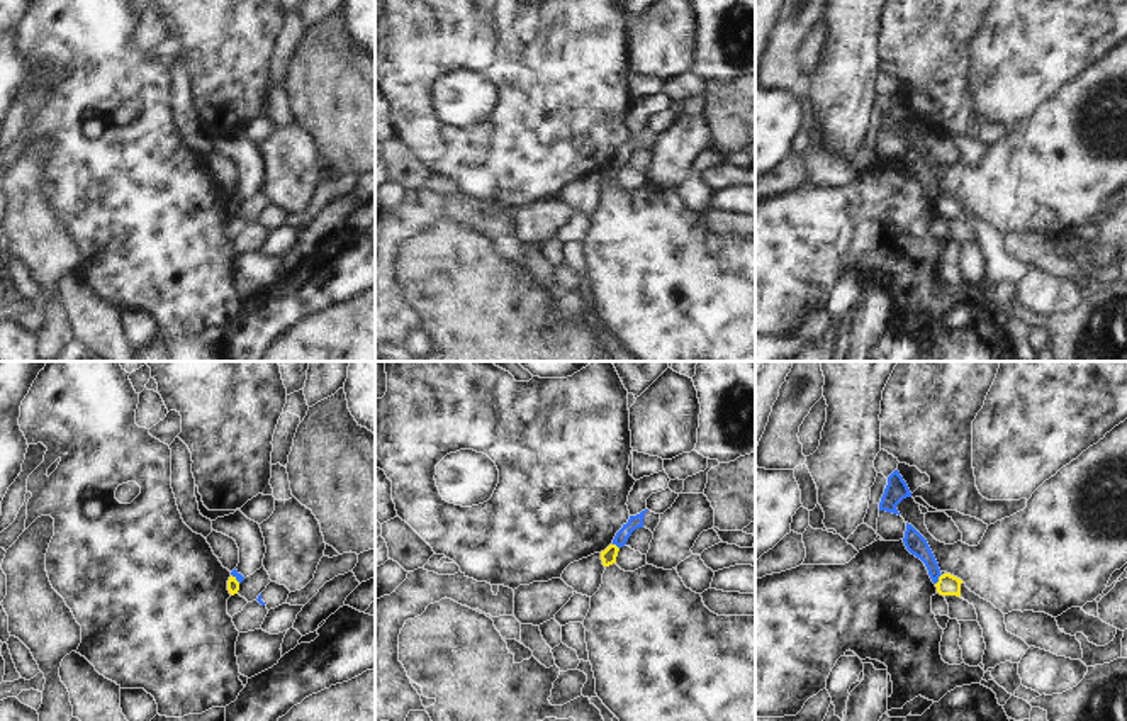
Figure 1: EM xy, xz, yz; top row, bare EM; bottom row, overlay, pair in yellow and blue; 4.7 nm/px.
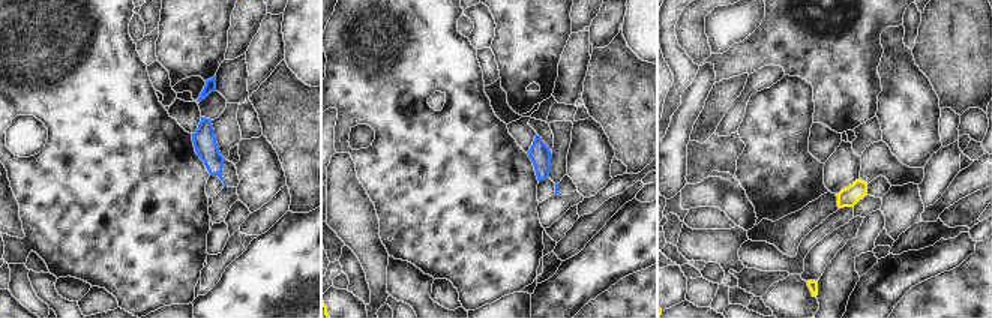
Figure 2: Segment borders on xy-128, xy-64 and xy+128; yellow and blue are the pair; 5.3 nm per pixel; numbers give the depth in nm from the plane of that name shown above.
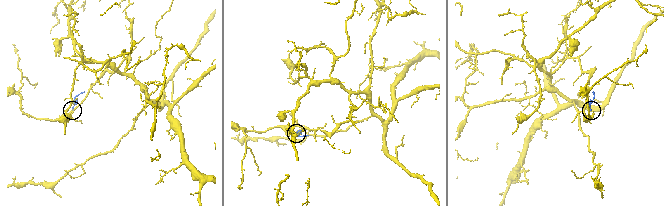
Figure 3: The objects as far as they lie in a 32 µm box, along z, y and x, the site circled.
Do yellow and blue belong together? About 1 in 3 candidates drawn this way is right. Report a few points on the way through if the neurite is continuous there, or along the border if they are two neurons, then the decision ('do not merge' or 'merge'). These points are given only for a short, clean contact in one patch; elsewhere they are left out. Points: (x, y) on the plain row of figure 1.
border yz (941, 194), (936, 204); do not merge

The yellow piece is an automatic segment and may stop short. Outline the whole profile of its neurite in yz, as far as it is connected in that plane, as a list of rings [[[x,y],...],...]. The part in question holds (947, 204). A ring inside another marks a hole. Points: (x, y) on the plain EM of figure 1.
[[[944,193],[939,197],[939,202],[935,204],[937,212],[940,215],[957,215],[961,217],[961,204],[962,200],[950,195],[950,193]]]

